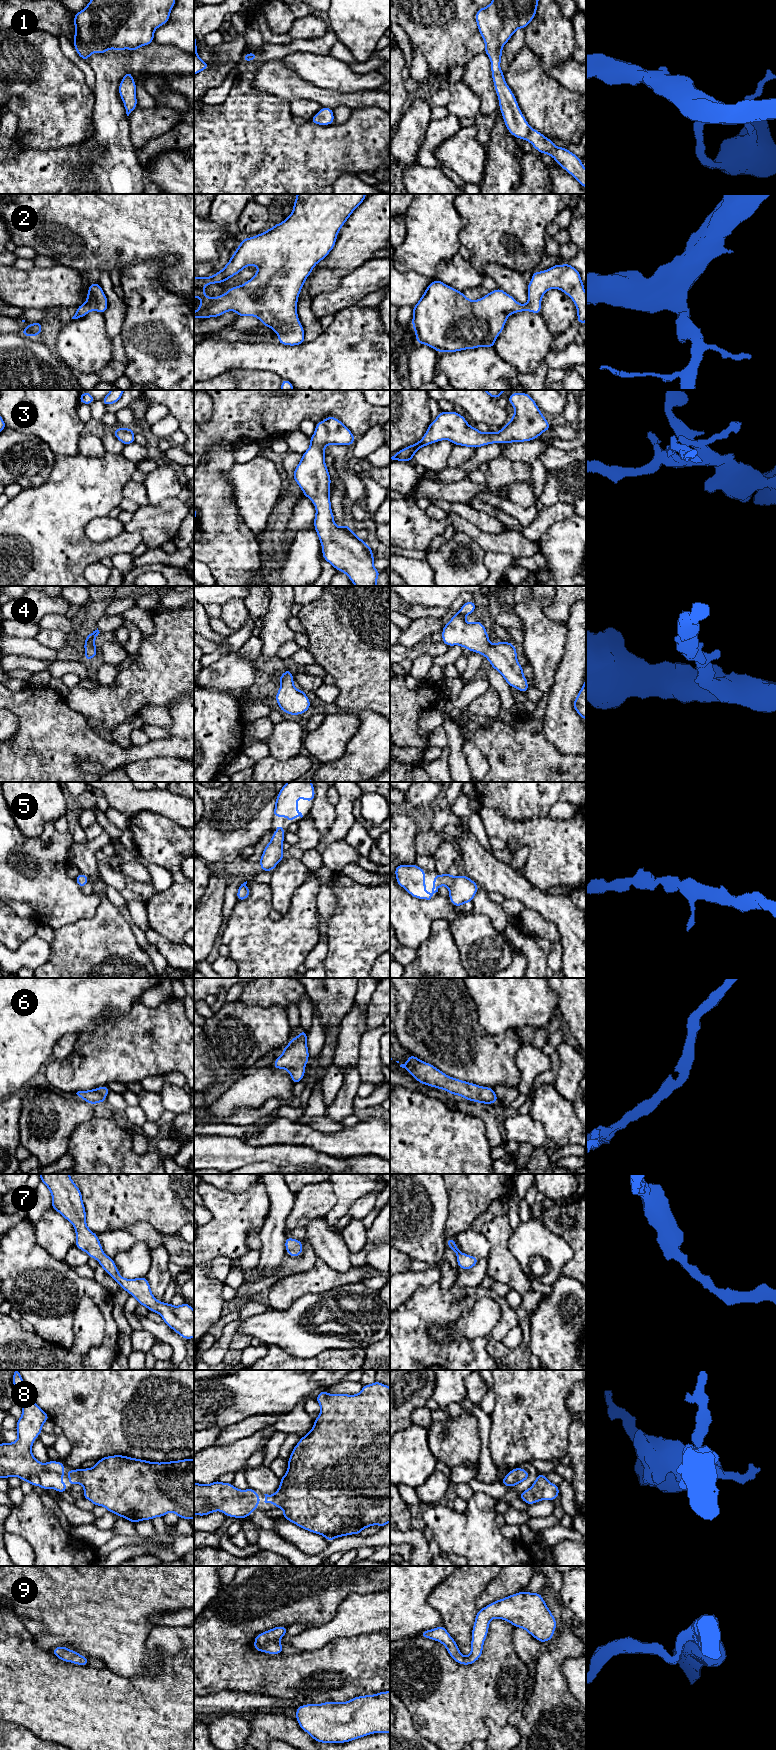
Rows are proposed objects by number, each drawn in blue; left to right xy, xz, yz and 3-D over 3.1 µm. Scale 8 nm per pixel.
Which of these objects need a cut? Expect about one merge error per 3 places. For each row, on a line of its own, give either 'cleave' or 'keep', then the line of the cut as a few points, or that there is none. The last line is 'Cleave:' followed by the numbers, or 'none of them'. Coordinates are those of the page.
1: keep | no cut
2: keep | no cut
3: keep | no cut
4: keep | no cut
5: keep | no cut
6: keep | no cut
7: keep | no cut
8: keep | no cut
9: keep | no cut
Cleave: none of them

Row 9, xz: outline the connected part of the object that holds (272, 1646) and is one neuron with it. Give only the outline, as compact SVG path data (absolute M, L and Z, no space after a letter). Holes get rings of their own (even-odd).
M277 1626L256 1635L254 1638L254 1650L267 1654L281 1654L283 1651L283 1645L279 1640L286 1635L287 1629L288 1627L285 1626Z

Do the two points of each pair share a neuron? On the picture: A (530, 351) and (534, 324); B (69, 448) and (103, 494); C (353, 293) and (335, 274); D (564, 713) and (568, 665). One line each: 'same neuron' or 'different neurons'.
A: same neuron
B: different neurons
C: different neurons
D: same neuron

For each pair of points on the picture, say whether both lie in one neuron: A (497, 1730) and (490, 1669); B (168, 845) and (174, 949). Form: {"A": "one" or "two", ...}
{"A": "two", "B": "two"}

